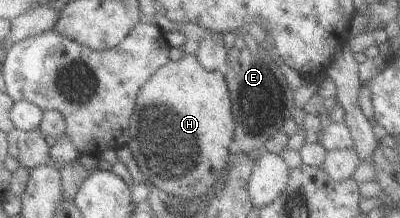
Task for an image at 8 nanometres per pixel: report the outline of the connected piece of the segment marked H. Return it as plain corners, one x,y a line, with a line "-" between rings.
182,54
176,61
169,60
165,65
162,65
151,75
151,77
139,88
135,98
135,107
133,108
133,113
131,114
128,130
130,133
130,138
126,141
126,145
135,160
139,171
147,177
147,171
155,173
151,175
149,179
153,179
151,183
153,184
153,190
156,193
169,194
170,196
175,196
181,199
191,200
192,198
199,198
203,196
208,190
213,186
213,183
219,178
222,173
224,165
229,159
229,151
227,151
227,146
231,143
234,134
234,123
231,115
231,99
228,93
226,81
221,70
207,71
203,69
194,54

